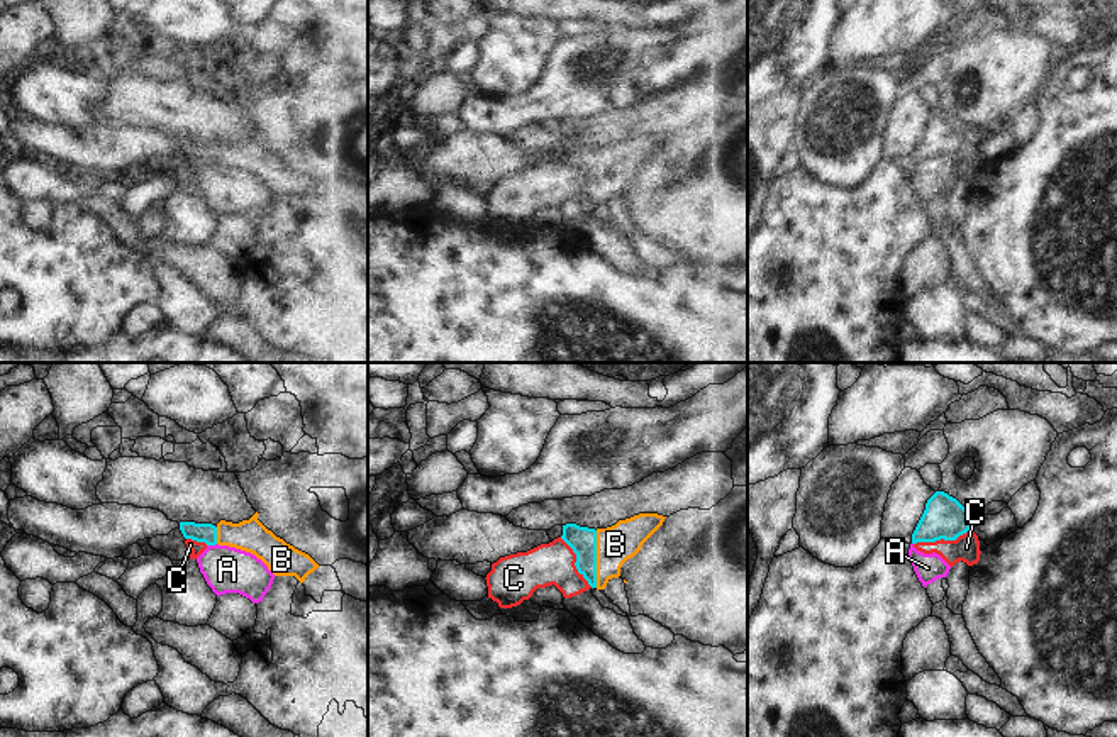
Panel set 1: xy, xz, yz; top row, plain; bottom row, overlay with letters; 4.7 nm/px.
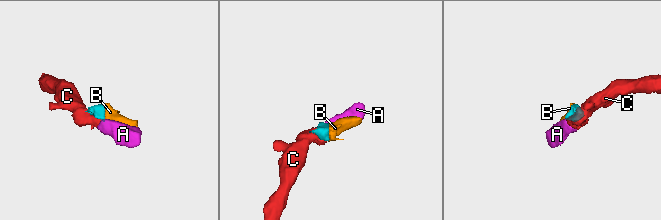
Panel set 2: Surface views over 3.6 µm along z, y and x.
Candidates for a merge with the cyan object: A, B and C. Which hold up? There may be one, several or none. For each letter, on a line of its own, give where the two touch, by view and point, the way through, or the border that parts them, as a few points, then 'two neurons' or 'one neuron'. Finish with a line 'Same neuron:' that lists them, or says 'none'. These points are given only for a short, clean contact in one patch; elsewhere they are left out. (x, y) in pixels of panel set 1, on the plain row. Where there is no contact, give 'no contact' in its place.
A: contact xy (211, 165); border xy (216, 163), (207, 166); two neurons
B: contact xz (595, 180); one neuron
C: contact yz (943, 158); border yz (972, 148), (955, 160), (917, 161), (914, 165); two neurons
Same neuron: B

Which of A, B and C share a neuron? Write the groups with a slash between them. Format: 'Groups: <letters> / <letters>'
Groups: A C / B

